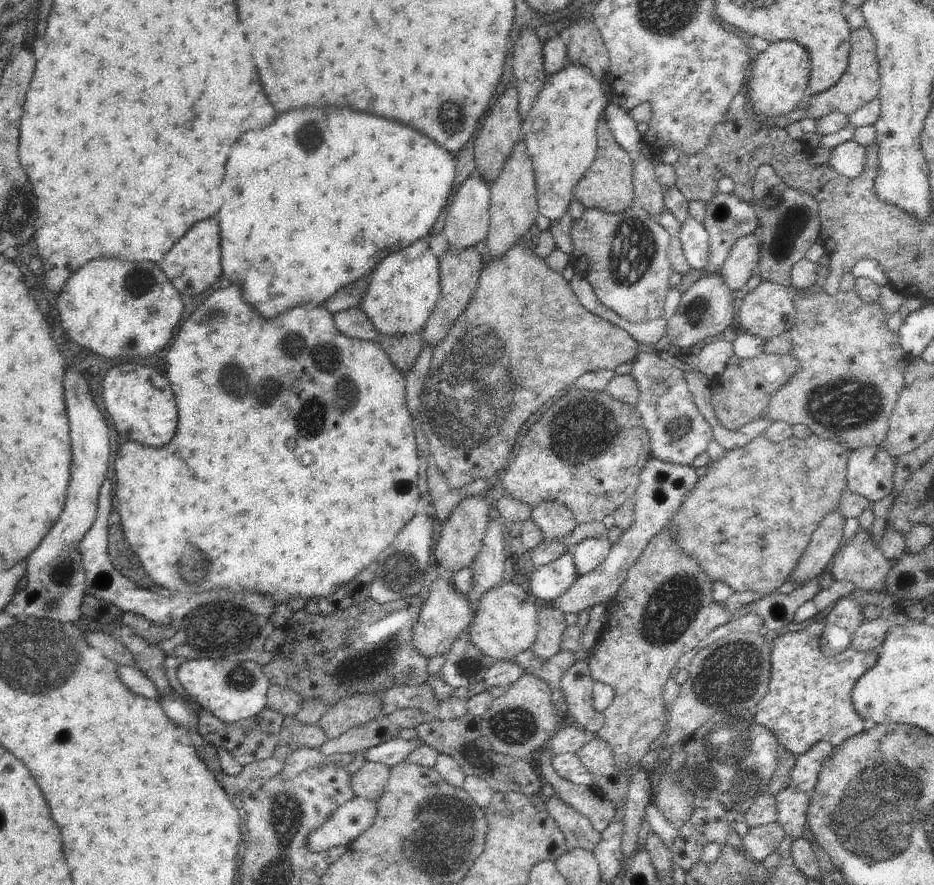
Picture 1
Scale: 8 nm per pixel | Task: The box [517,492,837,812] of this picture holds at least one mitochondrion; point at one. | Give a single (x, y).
(729, 759)

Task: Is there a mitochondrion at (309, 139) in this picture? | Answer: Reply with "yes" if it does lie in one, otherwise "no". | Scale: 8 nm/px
yes

